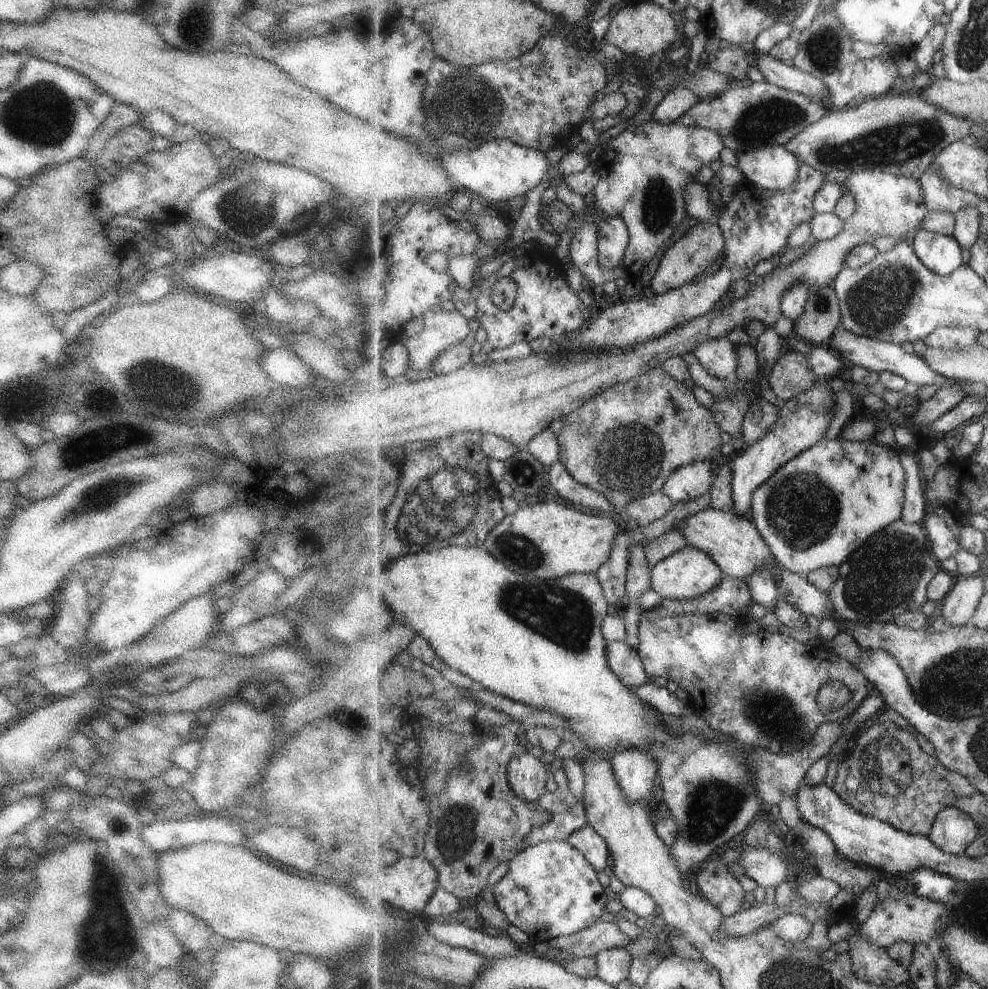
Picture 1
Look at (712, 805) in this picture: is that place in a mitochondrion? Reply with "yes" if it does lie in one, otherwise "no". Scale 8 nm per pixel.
yes

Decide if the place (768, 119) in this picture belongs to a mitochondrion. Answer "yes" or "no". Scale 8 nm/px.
yes

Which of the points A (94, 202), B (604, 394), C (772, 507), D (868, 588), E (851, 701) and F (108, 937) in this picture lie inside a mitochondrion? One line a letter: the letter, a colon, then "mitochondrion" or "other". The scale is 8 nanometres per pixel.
A: other
B: other
C: mitochondrion
D: mitochondrion
E: other
F: mitochondrion

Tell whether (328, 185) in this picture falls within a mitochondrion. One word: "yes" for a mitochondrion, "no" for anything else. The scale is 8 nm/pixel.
no

